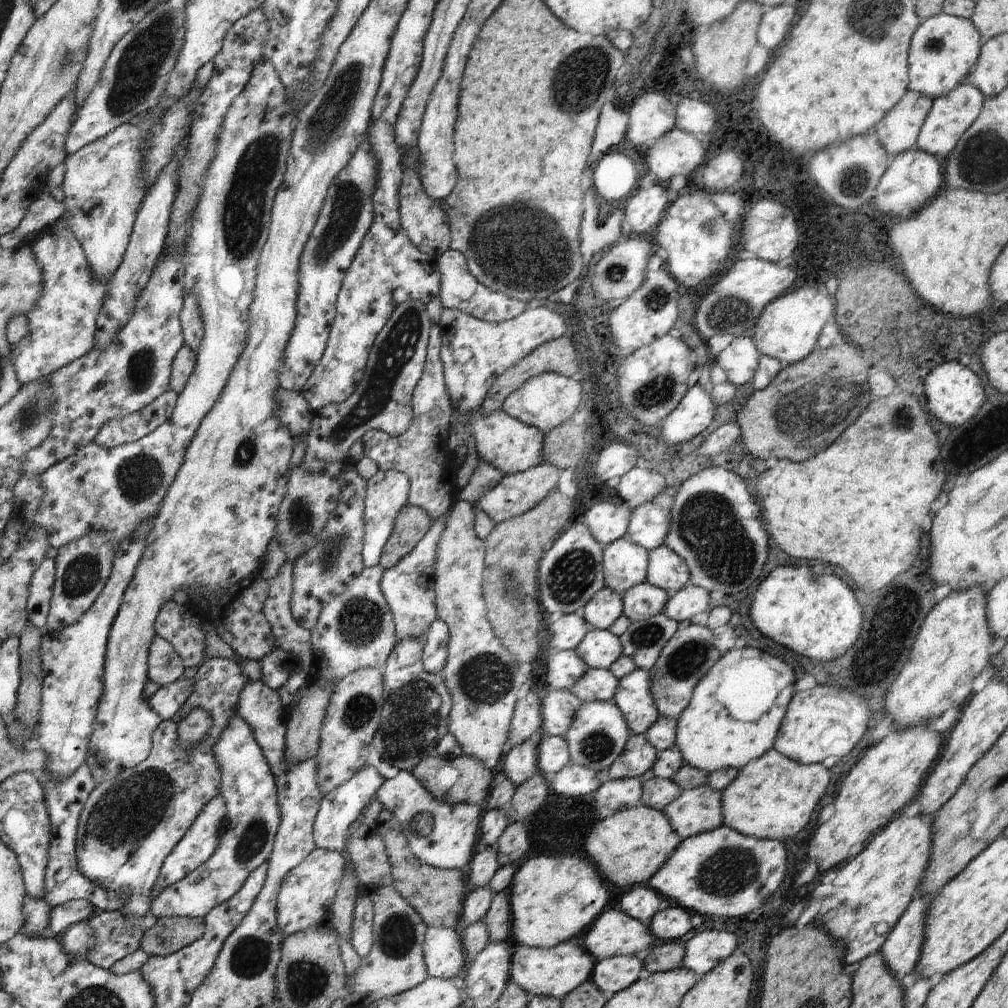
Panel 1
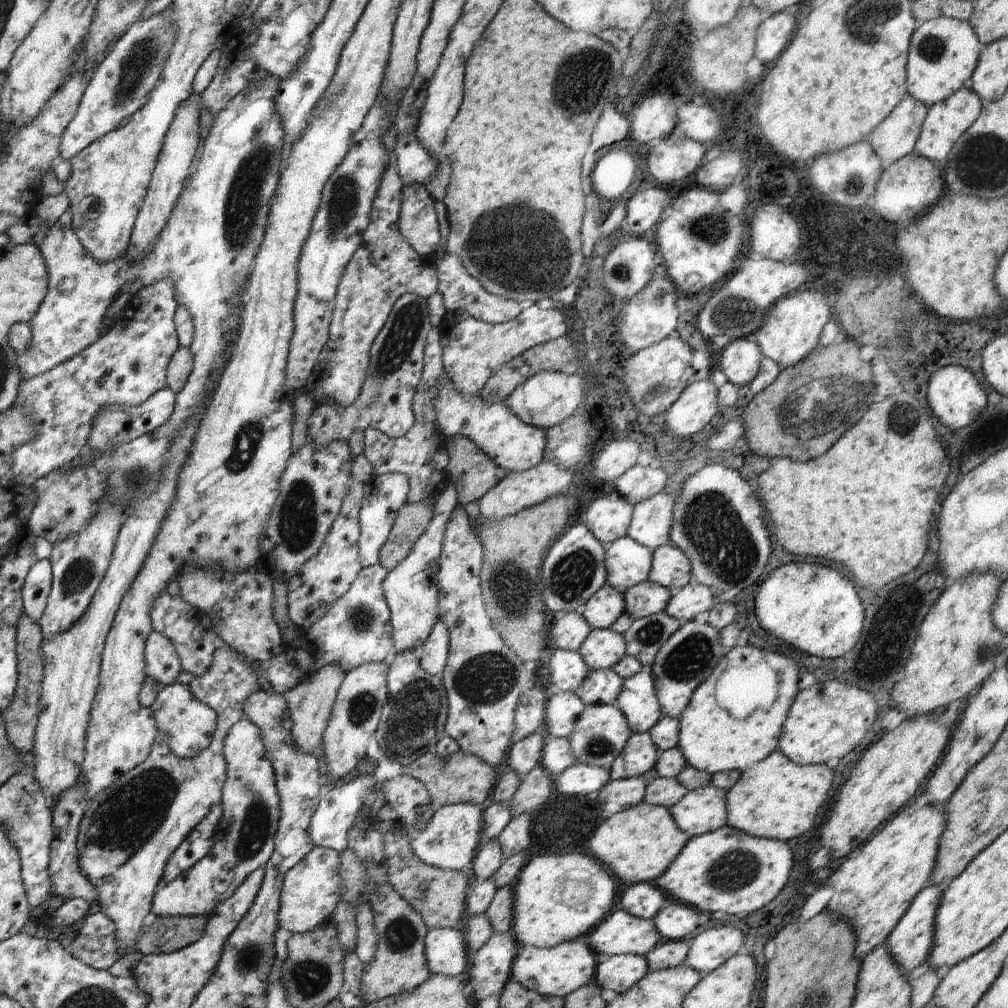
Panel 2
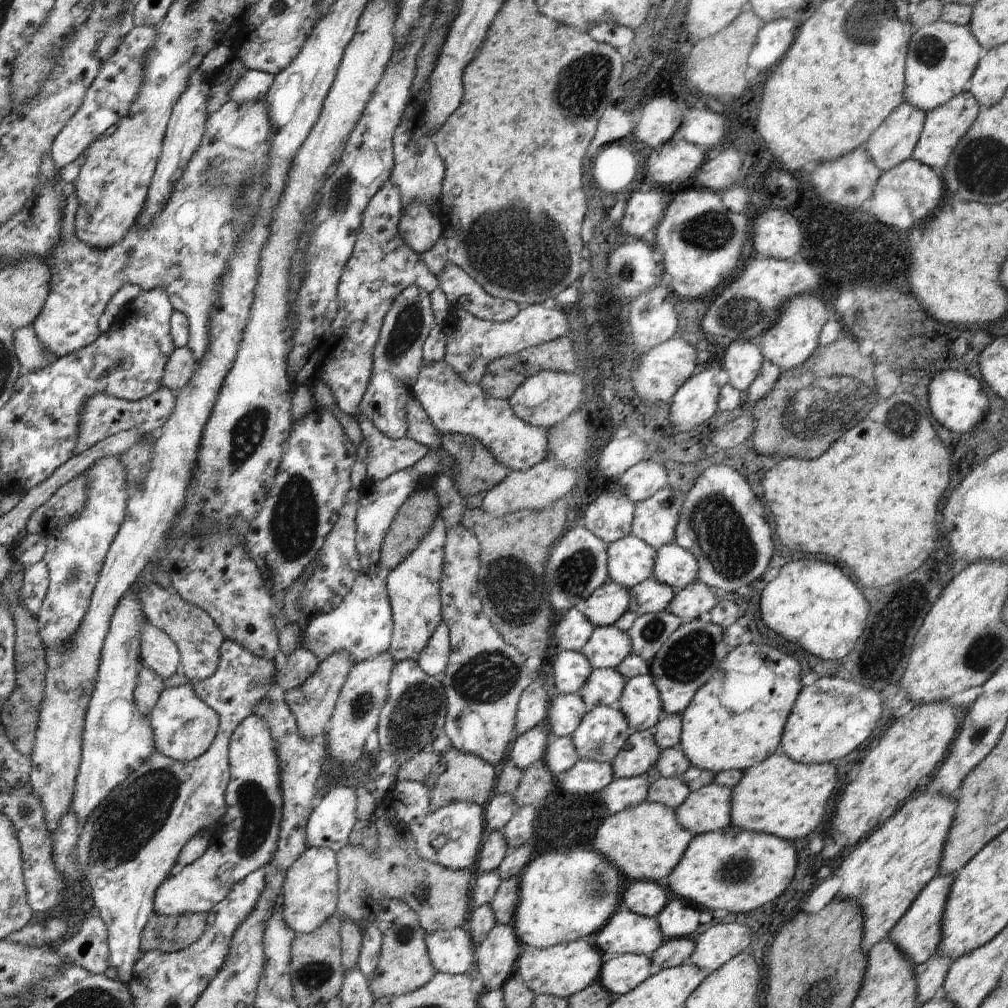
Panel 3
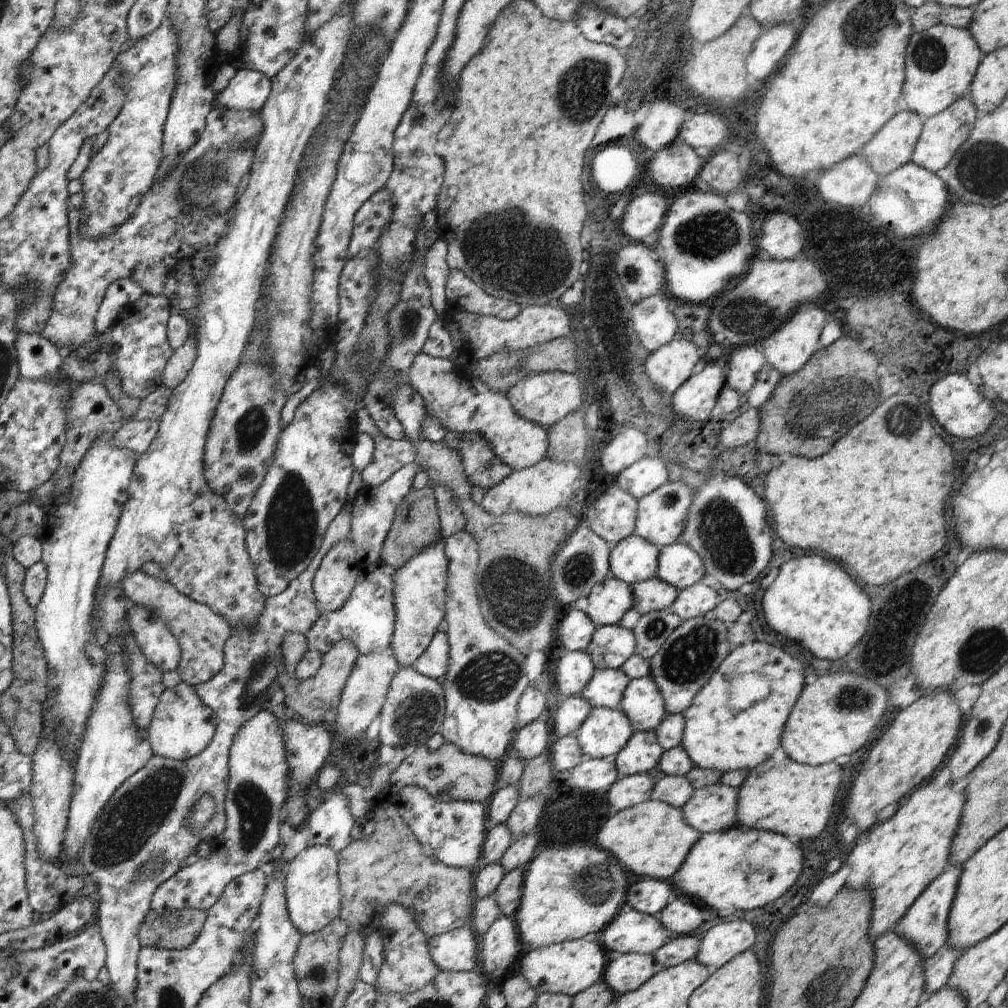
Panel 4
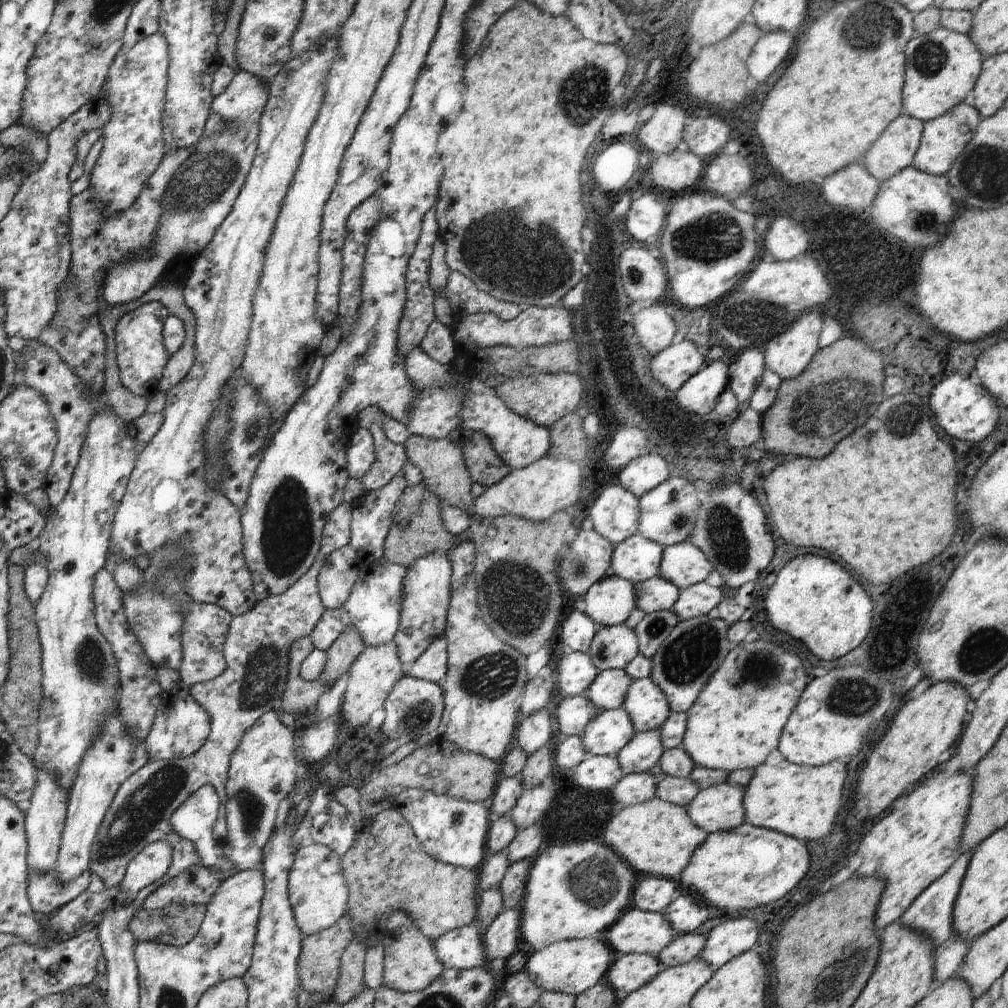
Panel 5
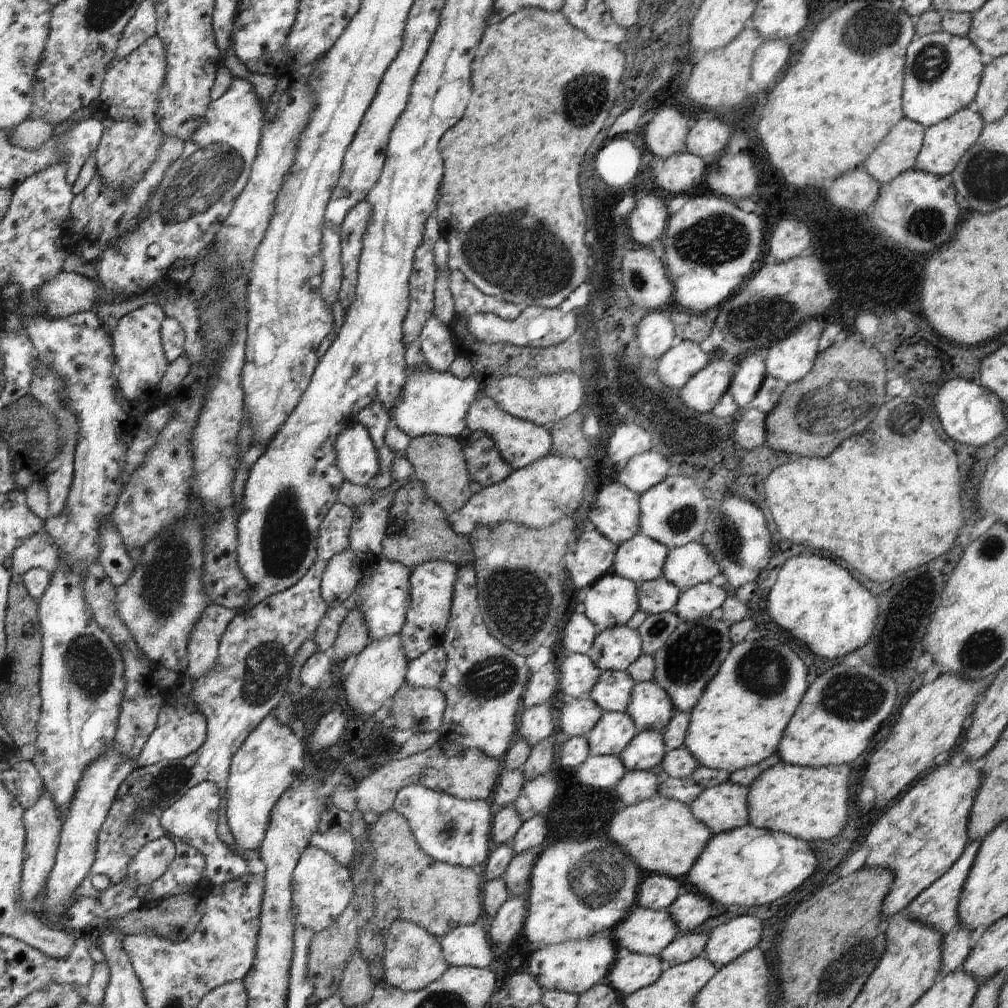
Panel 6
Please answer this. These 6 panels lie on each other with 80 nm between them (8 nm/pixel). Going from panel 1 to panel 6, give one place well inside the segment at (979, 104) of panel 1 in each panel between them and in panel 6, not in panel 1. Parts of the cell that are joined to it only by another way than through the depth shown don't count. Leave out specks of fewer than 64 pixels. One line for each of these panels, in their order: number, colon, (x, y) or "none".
2: (946, 121)
3: (944, 126)
4: (942, 133)
5: (944, 137)
6: (944, 143)

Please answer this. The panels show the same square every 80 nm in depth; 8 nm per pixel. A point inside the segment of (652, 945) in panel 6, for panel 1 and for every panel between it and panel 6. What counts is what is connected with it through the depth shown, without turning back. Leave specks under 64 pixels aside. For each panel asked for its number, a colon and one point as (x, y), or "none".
1: (613, 933)
2: (619, 933)
3: (624, 932)
4: (630, 931)
5: (636, 931)

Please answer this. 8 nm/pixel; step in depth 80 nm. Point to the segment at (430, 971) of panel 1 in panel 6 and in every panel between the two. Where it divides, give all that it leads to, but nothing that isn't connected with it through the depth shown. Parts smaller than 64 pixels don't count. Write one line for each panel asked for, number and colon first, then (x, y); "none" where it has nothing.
2: (446, 953)
3: (451, 951)
4: (457, 950)
5: (462, 948)
6: (464, 946)

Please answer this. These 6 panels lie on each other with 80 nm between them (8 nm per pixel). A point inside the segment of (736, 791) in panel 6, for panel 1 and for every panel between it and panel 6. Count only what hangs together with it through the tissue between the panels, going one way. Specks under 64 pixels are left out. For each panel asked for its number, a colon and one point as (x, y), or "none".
1: (697, 810)
2: (701, 810)
3: (707, 809)
4: (712, 808)
5: (719, 808)

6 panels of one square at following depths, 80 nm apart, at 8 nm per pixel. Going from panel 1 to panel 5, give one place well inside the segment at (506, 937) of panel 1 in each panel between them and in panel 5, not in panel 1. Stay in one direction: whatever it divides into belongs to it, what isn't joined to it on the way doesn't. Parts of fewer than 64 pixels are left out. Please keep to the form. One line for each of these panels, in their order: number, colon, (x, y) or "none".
2: (500, 912)
3: (503, 904)
4: (508, 894)
5: (513, 887)

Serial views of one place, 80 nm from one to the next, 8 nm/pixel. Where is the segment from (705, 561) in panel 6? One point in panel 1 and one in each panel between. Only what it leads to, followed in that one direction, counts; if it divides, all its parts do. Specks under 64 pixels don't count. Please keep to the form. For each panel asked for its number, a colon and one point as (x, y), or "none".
1: (666, 570)
2: (670, 568)
3: (675, 566)
4: (678, 565)
5: (683, 564)

